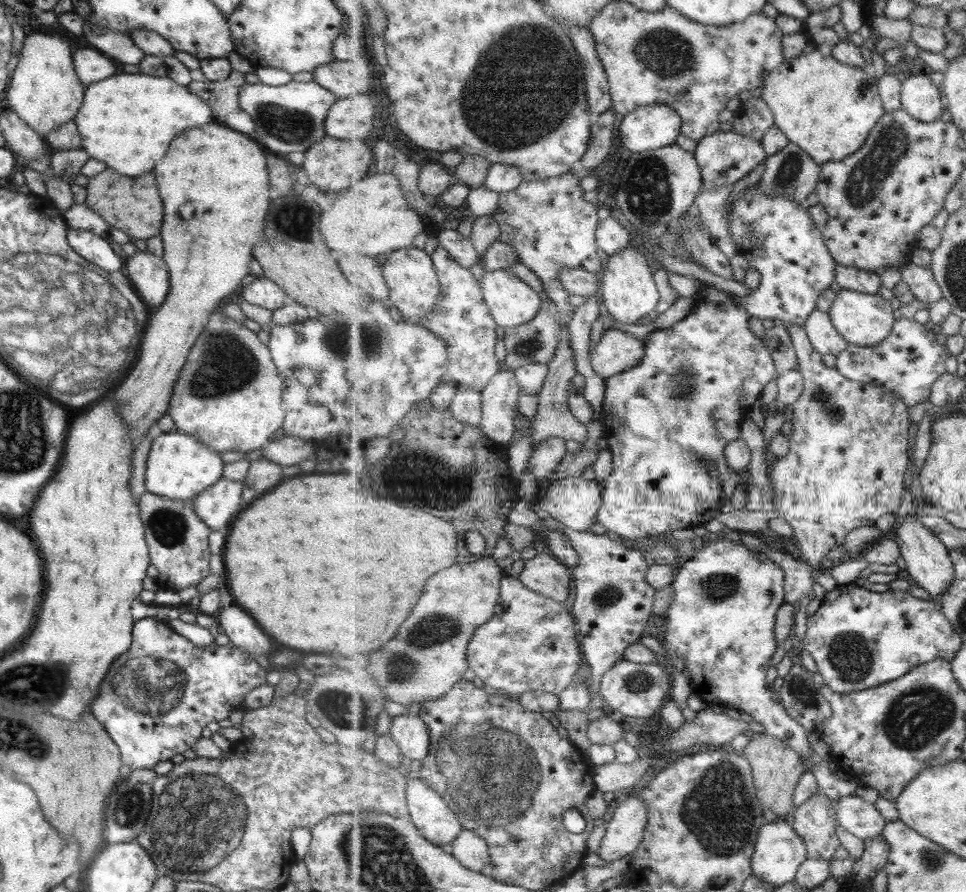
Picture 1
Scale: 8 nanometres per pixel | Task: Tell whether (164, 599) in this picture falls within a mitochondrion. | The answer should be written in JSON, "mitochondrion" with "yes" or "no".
{"mitochondrion":"no"}

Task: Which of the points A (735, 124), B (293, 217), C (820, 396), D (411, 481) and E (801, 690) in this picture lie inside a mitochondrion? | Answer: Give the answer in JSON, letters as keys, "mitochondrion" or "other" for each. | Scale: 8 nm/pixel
{"A":"other","B":"mitochondrion","C":"mitochondrion","D":"mitochondrion","E":"mitochondrion"}

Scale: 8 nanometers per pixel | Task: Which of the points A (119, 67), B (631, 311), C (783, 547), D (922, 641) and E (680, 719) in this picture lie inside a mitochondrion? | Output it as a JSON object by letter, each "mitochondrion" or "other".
{"A":"other","B":"other","C":"other","D":"other","E":"other"}

